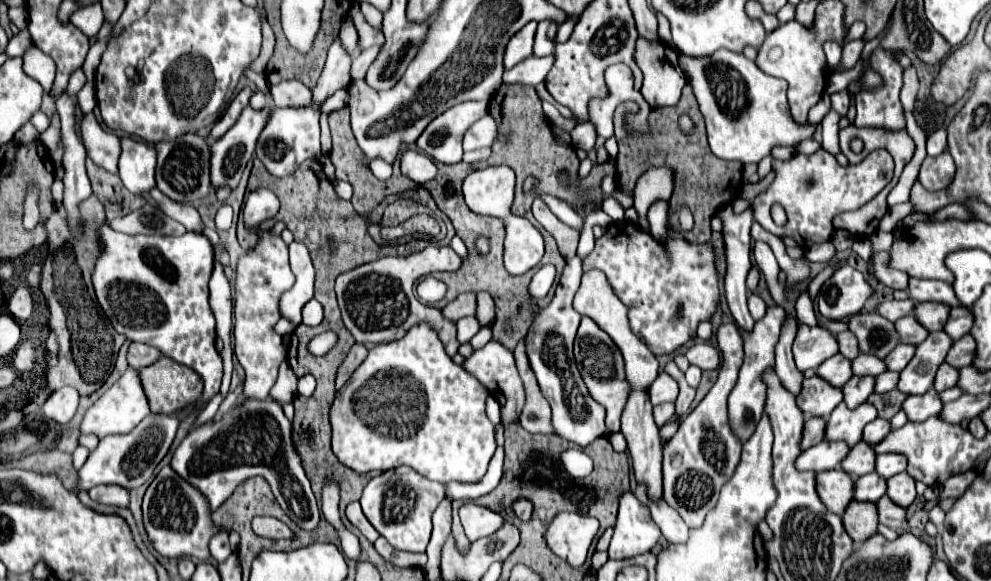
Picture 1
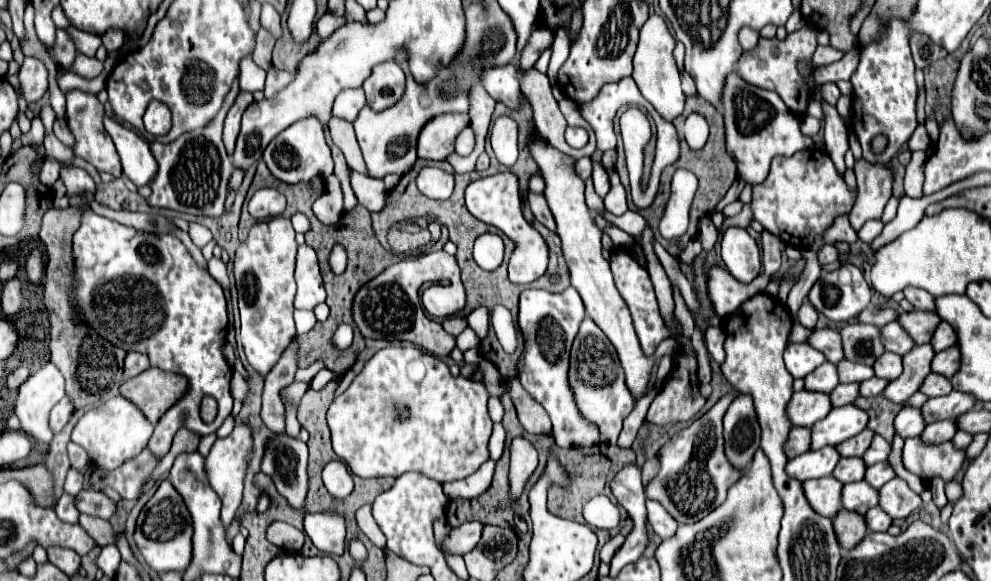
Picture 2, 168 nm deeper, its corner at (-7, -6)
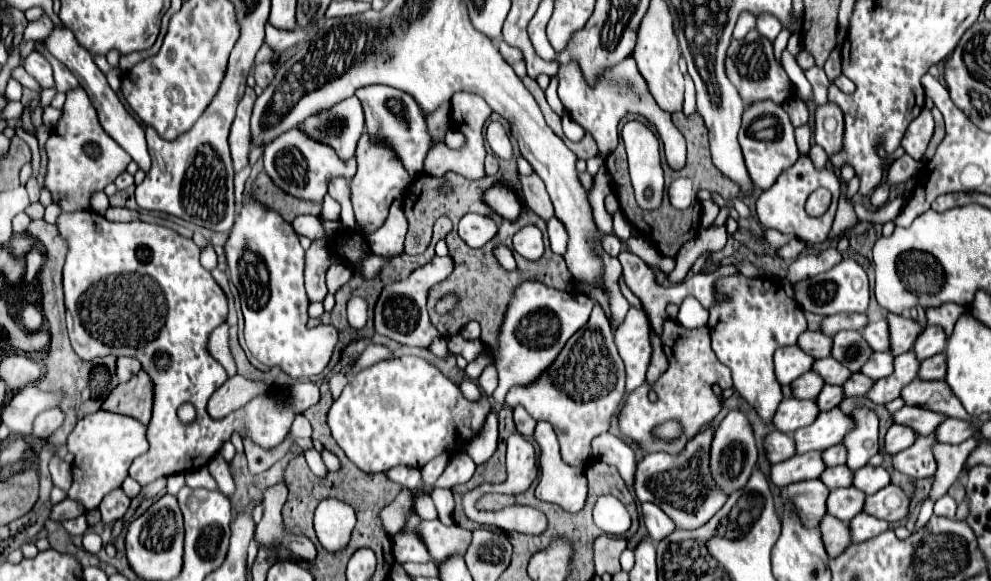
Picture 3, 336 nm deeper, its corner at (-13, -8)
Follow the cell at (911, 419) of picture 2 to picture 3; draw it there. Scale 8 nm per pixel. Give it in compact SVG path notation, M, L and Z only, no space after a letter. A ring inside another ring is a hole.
M891 425L885 435L883 451L887 455L895 455L895 453L907 449L913 441L915 441L915 435L911 433L911 429L903 429L903 425Z

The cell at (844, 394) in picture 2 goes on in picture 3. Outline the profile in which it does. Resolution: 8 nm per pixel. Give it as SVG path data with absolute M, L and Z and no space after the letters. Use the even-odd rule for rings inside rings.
M823 385L821 393L819 393L819 397L817 397L817 407L819 407L819 411L829 411L829 409L837 407L841 399L843 399L841 387L835 387L835 385Z

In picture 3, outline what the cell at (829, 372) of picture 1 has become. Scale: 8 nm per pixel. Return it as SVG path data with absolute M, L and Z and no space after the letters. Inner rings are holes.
M807 371L803 373L803 377L791 383L791 391L793 391L793 397L797 399L815 399L823 385L825 385L823 379L815 371Z

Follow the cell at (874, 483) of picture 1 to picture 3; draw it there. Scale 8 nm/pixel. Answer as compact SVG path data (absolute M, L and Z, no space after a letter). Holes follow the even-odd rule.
M855 487L833 489L827 497L827 513L847 523L851 521L851 517L861 513L863 501L865 501L865 495L859 493Z

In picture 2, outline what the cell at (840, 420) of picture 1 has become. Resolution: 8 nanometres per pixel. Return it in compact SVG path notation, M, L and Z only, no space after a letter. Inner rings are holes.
M857 405L833 409L821 423L813 427L811 449L821 449L825 445L839 445L853 435L867 429L869 415Z

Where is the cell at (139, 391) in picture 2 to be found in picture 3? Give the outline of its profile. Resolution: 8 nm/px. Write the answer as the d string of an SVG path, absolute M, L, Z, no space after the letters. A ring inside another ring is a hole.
M139 371L127 383L119 383L107 395L101 409L133 417L147 425L151 419L151 379L147 379L147 373Z

